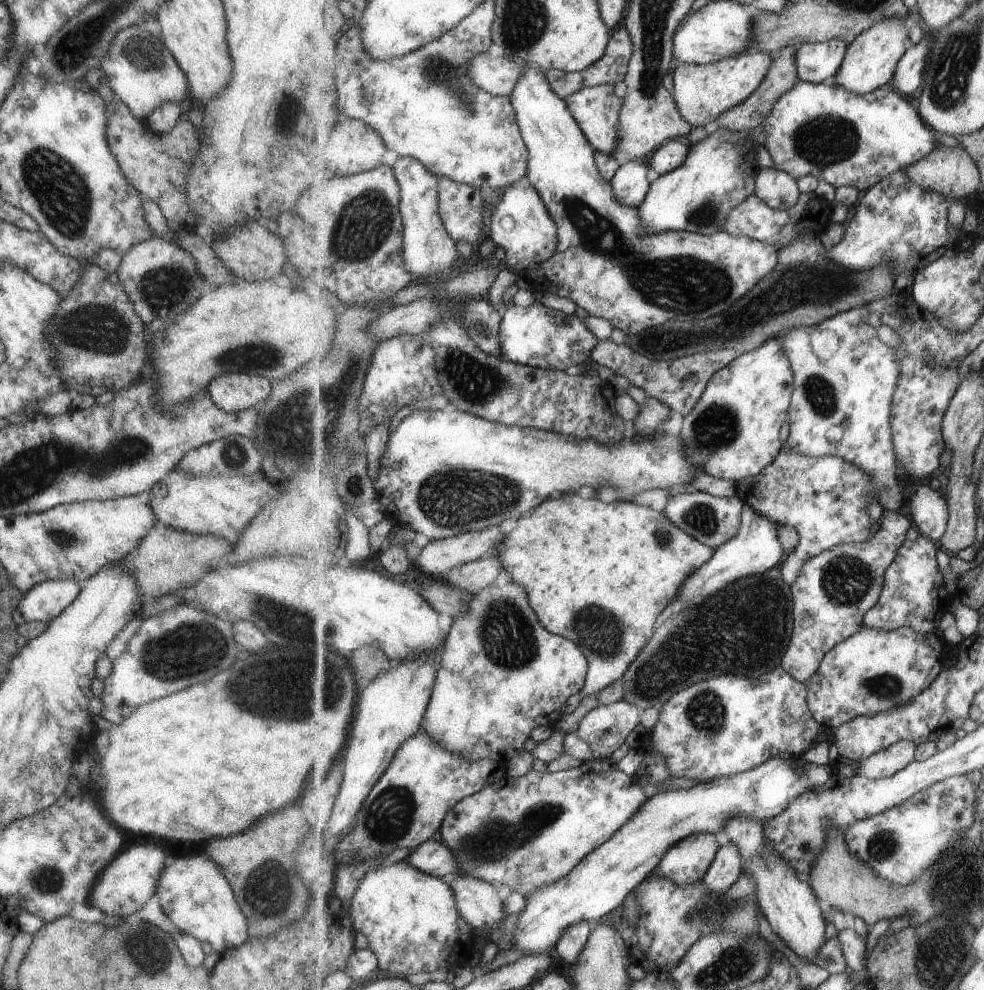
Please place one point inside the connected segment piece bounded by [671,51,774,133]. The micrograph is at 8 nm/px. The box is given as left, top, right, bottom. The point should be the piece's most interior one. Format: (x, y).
(703, 92)

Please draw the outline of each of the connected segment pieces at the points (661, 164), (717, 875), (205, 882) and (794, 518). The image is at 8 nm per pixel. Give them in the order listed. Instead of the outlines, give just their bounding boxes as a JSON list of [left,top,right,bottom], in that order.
[[649,139,691,176],[703,842,743,894],[153,854,248,956],[737,440,879,588]]

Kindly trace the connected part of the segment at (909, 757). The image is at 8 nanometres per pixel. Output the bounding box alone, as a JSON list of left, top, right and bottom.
[857,740,917,779]

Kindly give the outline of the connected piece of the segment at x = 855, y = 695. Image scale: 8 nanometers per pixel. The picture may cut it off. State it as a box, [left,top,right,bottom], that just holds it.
[809,626,951,736]

